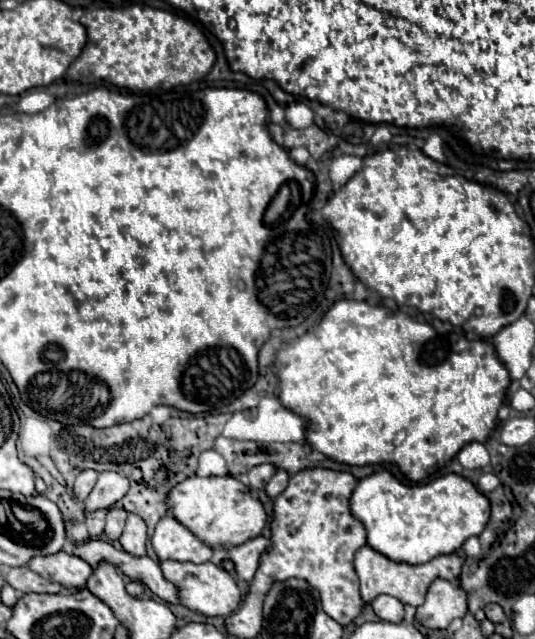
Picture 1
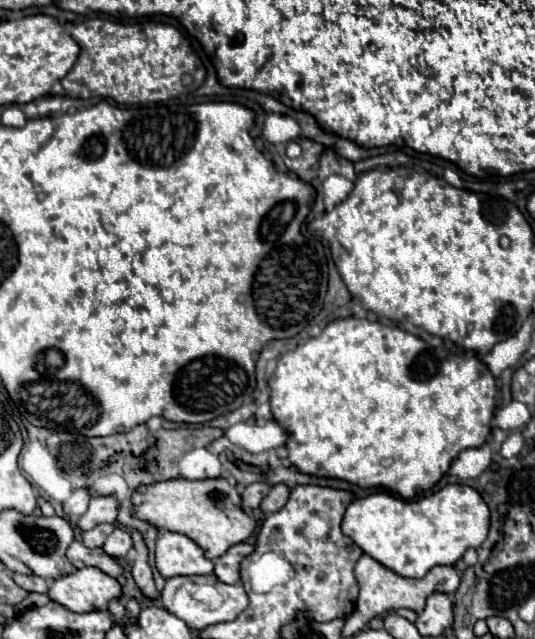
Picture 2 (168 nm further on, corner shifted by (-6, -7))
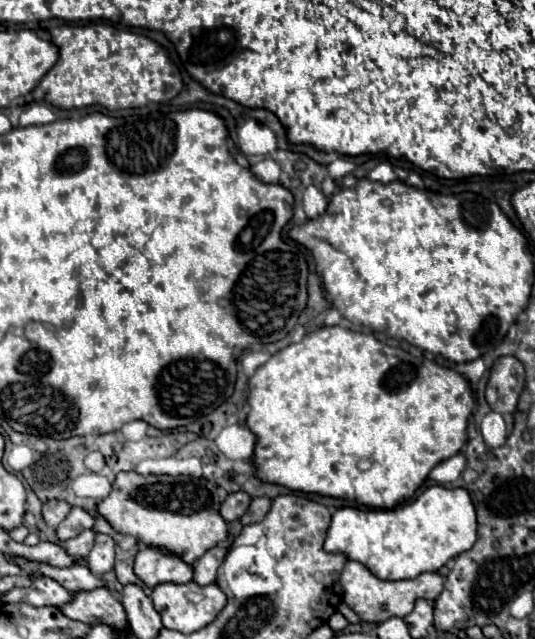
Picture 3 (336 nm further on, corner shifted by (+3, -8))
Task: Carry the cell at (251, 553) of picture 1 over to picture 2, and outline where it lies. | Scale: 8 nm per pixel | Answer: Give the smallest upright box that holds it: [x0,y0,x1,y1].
[215,543,255,585]

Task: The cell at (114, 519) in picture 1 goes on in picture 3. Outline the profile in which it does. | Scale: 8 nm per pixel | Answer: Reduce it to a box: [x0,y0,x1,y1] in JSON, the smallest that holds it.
[86,534,116,576]

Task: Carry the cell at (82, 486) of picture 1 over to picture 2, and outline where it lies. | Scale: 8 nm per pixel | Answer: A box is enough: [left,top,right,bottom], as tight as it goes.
[63,489,91,517]

